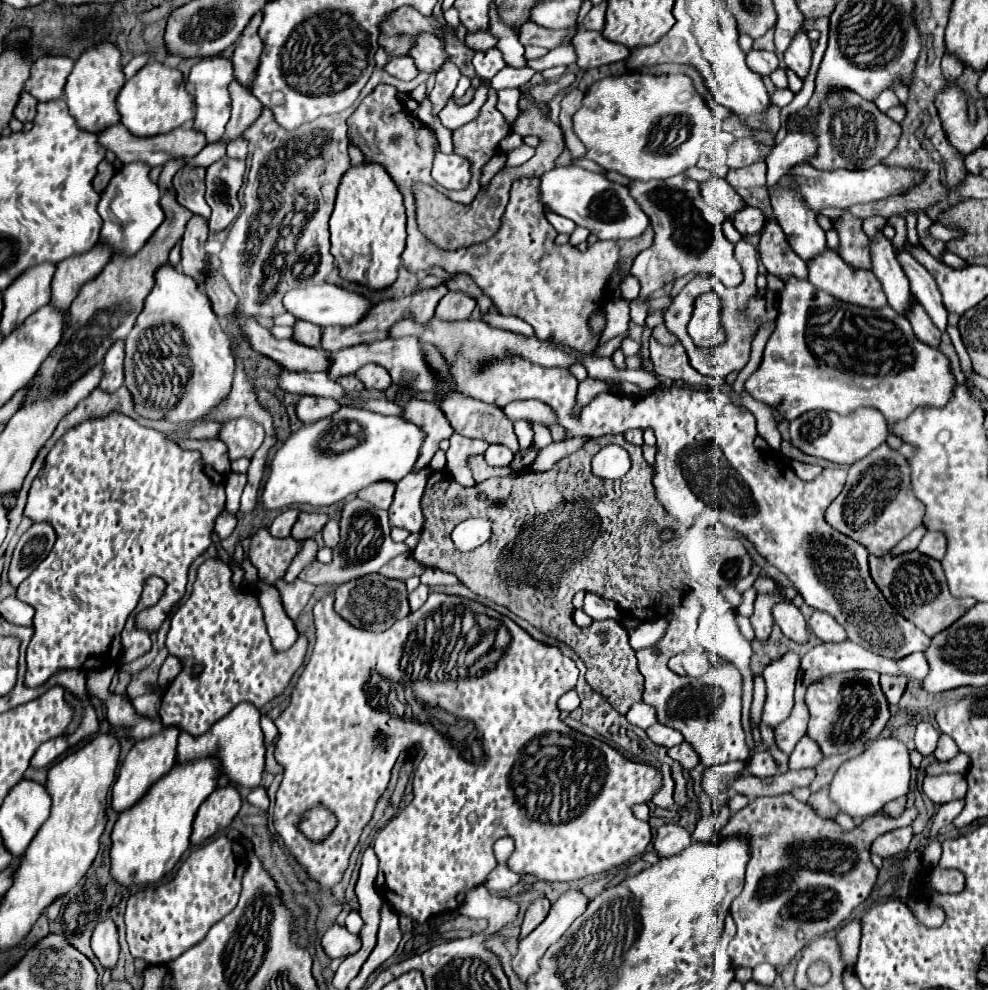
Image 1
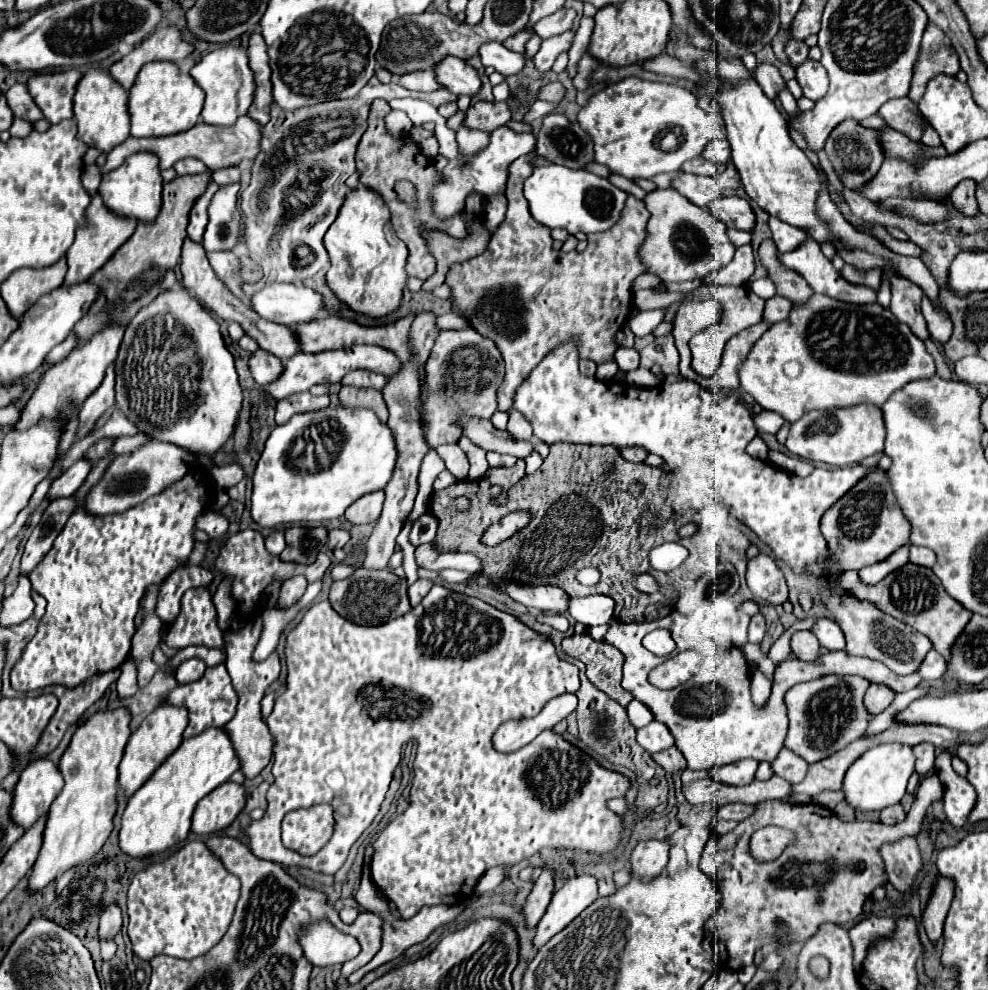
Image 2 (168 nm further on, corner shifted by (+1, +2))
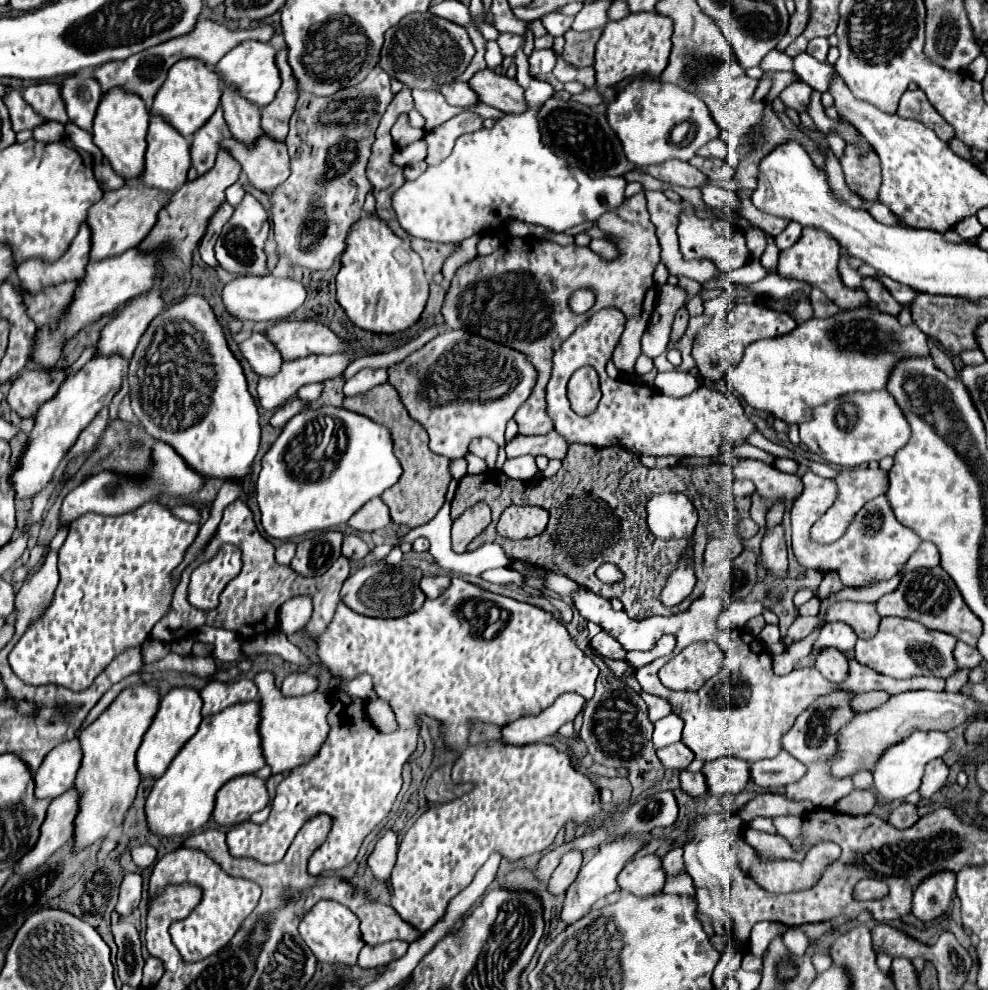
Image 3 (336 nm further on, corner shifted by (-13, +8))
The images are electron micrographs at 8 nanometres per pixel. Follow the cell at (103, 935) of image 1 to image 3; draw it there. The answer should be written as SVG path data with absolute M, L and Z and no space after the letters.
M131 872L123 878L121 888L119 888L119 900L117 900L117 912L121 916L127 916L129 912L133 912L139 902L141 902L141 874L139 872Z

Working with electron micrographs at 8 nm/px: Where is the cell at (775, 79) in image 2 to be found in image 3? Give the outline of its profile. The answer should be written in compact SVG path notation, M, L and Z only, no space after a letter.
M801 80L787 86L783 92L781 92L781 100L785 106L797 110L799 114L801 112L807 112L807 104L809 104L809 98L811 98L811 88L807 88L807 84L803 84Z

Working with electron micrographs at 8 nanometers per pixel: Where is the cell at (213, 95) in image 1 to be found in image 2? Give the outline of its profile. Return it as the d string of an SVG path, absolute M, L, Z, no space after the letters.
M223 46L209 54L205 54L193 68L191 76L193 80L203 88L205 92L205 106L201 112L201 118L205 124L213 126L229 126L233 124L241 114L247 112L251 100L253 100L253 72L247 64L247 54L241 48L235 46Z

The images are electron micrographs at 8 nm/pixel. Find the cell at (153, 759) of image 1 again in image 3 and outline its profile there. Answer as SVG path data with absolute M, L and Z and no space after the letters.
M175 686L163 696L159 712L153 718L153 722L151 722L149 730L145 732L143 742L137 750L137 770L143 776L159 778L165 772L165 768L179 754L183 744L197 732L197 728L201 724L201 706L203 706L203 700L199 696L199 690L195 690L191 686Z

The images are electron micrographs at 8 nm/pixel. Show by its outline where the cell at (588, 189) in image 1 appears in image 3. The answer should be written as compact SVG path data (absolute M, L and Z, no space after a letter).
M521 48L519 52L515 52L515 64L517 64L517 82L525 88L529 110L519 116L503 116L501 120L495 122L491 130L477 130L471 134L463 134L457 140L449 158L445 158L437 166L427 166L427 170L417 180L405 182L393 194L393 210L397 214L401 228L407 234L429 242L461 244L465 238L473 234L493 232L493 216L497 216L501 222L519 220L519 222L539 224L553 232L563 232L581 222L597 222L601 214L605 214L607 210L615 210L625 200L623 196L627 186L625 178L609 178L609 176L591 178L581 168L571 168L565 160L555 156L553 150L541 142L537 110L549 96L553 96L553 88L551 84L531 78L527 74L529 64Z

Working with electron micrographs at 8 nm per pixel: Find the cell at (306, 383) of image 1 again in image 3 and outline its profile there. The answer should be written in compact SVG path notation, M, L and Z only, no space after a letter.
M257 328L253 330L251 338L239 344L239 350L259 376L273 376L279 372L279 366L283 364L279 352L269 344L263 332L257 332Z

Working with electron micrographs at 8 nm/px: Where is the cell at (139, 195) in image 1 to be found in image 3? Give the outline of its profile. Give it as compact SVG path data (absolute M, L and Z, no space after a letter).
M151 116L149 122L149 134L147 134L147 154L145 154L145 170L141 174L141 184L155 186L167 192L175 192L187 182L187 172L191 168L191 154L189 154L189 142L171 128L165 120L159 120L159 116Z

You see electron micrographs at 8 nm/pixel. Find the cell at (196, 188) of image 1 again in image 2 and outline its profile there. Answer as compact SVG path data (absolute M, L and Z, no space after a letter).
M209 182L209 190L205 190L205 194L201 194L201 198L193 204L193 210L191 210L191 216L189 216L187 234L195 242L201 242L201 236L203 236L205 226L207 226L207 206L209 206L211 196L217 192L217 188L219 186L215 182Z

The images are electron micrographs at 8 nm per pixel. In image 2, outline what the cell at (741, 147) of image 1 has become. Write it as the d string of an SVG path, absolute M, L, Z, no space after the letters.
M713 140L705 146L703 156L709 158L715 164L731 164L731 150L729 150L729 140Z

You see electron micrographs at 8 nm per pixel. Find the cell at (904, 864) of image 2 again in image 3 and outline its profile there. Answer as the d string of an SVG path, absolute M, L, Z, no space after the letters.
M939 872L919 884L913 896L913 914L921 922L931 922L943 916L953 898L955 890L955 874L953 872Z

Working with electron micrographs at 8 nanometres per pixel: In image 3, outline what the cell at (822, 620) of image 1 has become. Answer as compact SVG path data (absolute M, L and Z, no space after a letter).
M833 622L821 628L817 640L813 642L813 654L821 652L823 648L837 648L839 652L847 652L847 650L853 650L855 642L857 642L857 636L851 626L843 622Z

